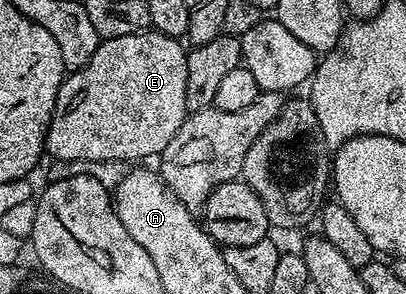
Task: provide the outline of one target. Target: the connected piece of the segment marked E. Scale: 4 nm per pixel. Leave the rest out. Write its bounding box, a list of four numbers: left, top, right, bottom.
[45,31,187,163]

